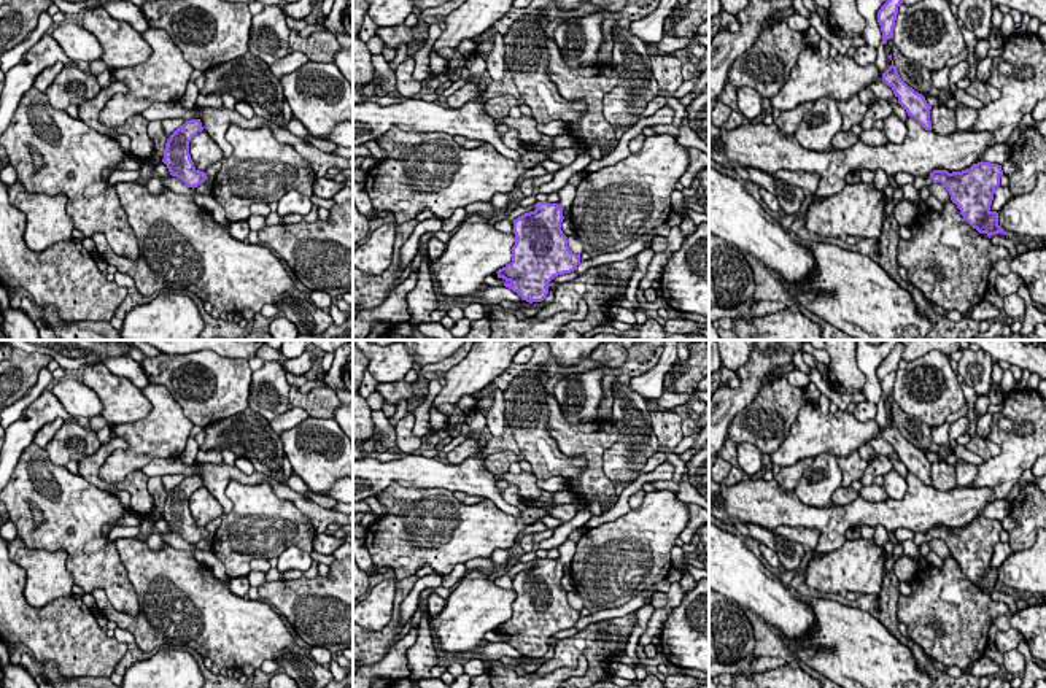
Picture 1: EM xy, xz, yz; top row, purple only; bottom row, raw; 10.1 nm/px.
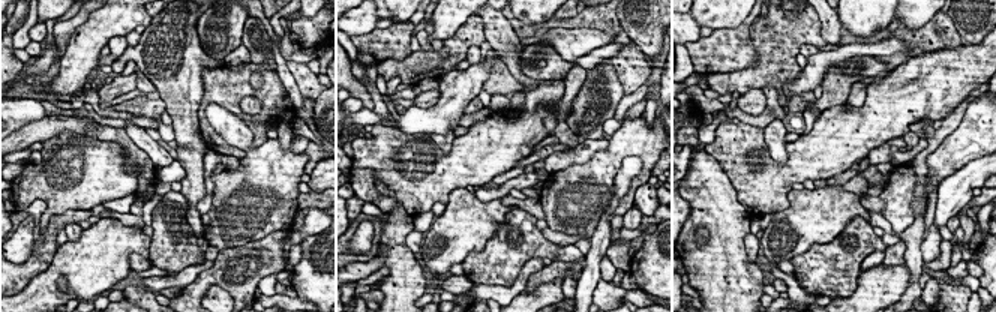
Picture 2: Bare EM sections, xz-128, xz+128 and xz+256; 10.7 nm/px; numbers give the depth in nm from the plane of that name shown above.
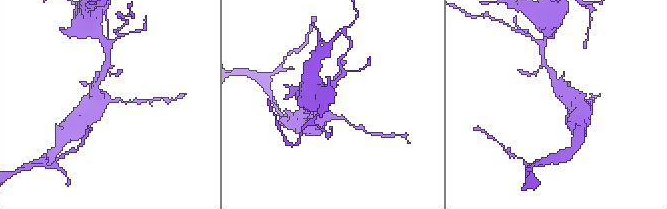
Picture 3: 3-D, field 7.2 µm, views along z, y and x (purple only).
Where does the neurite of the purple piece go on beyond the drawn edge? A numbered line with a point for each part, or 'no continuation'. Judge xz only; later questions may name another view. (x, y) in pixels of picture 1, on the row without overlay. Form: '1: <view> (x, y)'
1: xz (568, 548)

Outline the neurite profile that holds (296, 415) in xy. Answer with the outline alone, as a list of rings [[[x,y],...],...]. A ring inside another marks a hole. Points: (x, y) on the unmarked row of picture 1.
[[[292,407],[286,410],[283,415],[270,421],[270,427],[275,434],[281,435],[285,431],[292,429],[308,418],[308,413],[300,407]]]

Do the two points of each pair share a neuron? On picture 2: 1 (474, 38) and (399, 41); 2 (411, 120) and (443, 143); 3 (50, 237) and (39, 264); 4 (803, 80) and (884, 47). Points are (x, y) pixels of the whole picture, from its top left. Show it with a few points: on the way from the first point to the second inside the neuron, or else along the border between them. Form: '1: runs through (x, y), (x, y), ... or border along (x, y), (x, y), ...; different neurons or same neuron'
1: border along (413, 51), (401, 60), (383, 60), (378, 65); different neurons
2: border along (453, 131), (429, 135); different neurons
3: runs through (45, 243), (41, 258); same neuron
4: runs through (822, 63), (843, 51), (864, 50); same neuron

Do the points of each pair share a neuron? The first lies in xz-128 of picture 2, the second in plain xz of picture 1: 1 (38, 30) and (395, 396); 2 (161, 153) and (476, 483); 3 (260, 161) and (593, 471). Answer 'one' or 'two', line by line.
1: one
2: one
3: two

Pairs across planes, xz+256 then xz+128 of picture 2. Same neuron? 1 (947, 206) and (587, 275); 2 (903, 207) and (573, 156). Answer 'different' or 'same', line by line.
1: same
2: different

